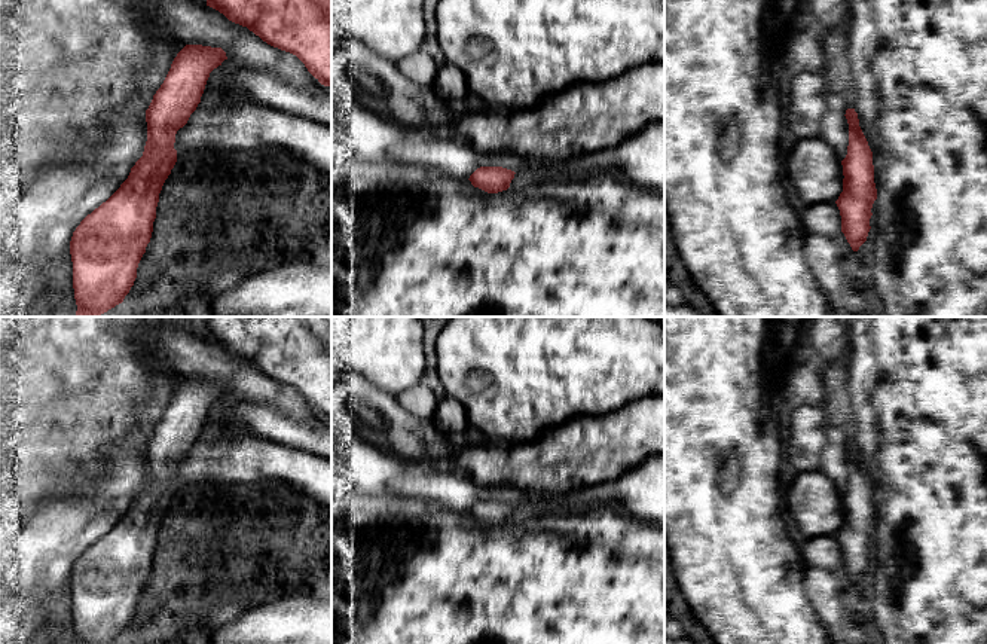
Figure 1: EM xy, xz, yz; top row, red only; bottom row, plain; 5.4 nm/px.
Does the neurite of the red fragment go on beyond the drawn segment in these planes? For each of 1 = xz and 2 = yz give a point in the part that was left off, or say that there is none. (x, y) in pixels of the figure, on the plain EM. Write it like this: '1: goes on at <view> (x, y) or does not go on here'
1: does not go on here
2: does not go on here

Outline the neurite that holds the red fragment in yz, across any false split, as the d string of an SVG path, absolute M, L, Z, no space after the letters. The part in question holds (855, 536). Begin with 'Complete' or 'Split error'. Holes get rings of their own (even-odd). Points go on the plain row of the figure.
Complete. M855 442L846 443L849 457L847 488L841 494L843 498L843 525L835 534L841 549L841 565L853 585L867 574L871 562L871 541L877 532L874 516L873 485L859 460Z

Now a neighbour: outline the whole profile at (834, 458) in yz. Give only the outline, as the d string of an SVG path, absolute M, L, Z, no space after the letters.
M826 445L823 448L822 473L834 482L840 494L846 491L849 479L849 457L843 446Z

